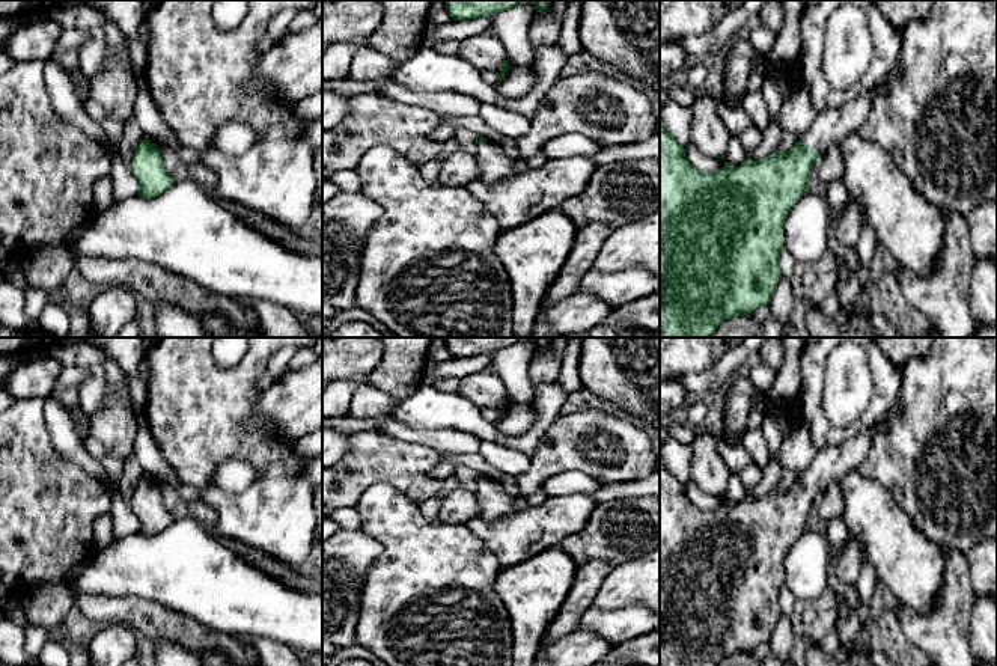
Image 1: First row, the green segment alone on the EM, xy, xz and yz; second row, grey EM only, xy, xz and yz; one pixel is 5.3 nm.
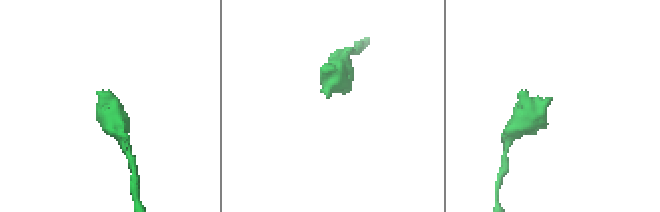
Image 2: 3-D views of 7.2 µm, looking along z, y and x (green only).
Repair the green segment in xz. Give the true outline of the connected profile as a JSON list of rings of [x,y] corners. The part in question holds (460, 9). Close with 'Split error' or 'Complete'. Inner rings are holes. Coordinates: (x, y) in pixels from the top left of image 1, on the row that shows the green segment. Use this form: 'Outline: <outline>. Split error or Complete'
Outline: [[[446,0],[446,9],[455,21],[477,20],[497,15],[520,5],[533,3],[542,12],[553,0]]]. Complete

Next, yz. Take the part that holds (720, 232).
Outline: [[[895,71],[887,74],[887,77],[878,86],[866,90],[858,99],[833,110],[818,112],[813,124],[804,134],[800,136],[798,142],[792,146],[789,152],[779,154],[776,151],[759,161],[755,161],[747,155],[745,161],[741,166],[733,167],[727,161],[724,161],[724,166],[720,170],[714,172],[702,172],[694,167],[687,158],[684,145],[672,137],[660,118],[660,338],[711,338],[723,321],[736,316],[750,318],[750,313],[755,309],[770,304],[774,288],[782,279],[780,252],[783,249],[783,225],[789,209],[807,191],[807,181],[813,166],[818,163],[818,158],[830,145],[840,145],[840,142],[849,133],[858,131],[870,112],[872,101],[889,90],[893,78]]]. Split error

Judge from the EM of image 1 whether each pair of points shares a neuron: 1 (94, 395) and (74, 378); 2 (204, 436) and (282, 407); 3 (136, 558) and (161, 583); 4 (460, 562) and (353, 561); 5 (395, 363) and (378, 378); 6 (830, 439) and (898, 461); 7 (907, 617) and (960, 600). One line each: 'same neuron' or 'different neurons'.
1: different neurons
2: different neurons
3: same neuron
4: different neurons
5: same neuron
6: different neurons
7: same neuron

